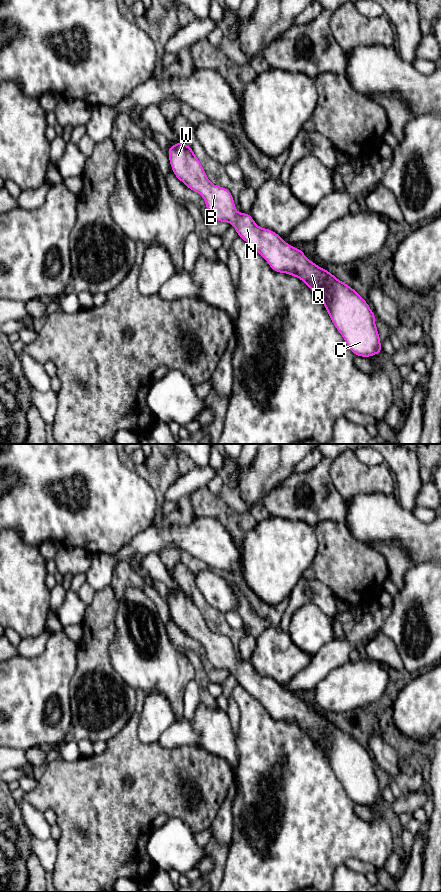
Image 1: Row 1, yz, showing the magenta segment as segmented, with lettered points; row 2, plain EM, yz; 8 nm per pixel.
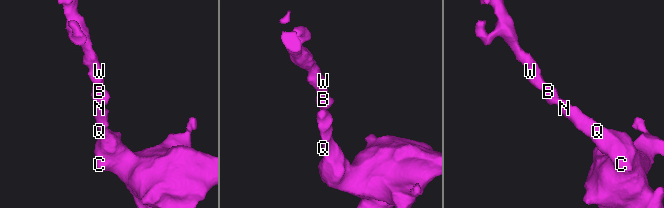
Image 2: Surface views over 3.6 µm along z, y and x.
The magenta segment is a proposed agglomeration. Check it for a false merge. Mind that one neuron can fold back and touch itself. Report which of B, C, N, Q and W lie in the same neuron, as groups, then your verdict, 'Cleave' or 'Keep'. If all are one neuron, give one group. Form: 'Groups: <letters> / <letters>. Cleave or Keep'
Groups: B C N Q W. Keep

